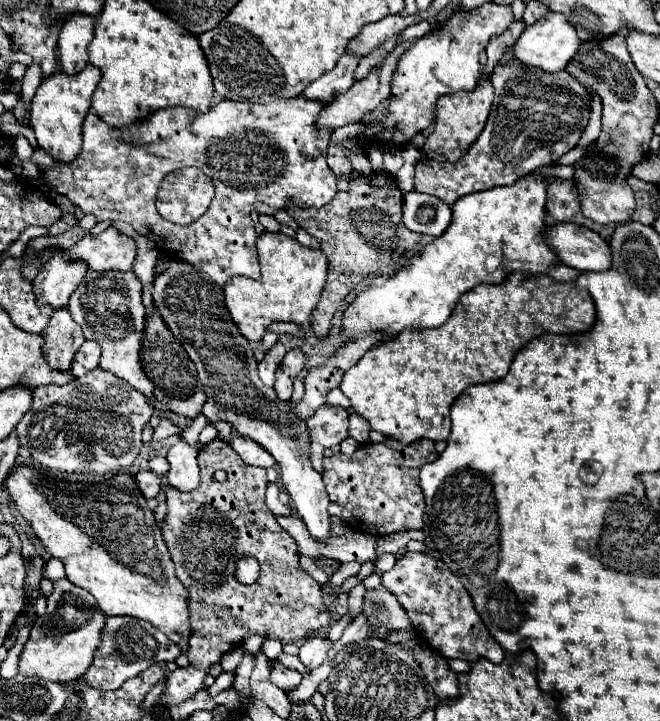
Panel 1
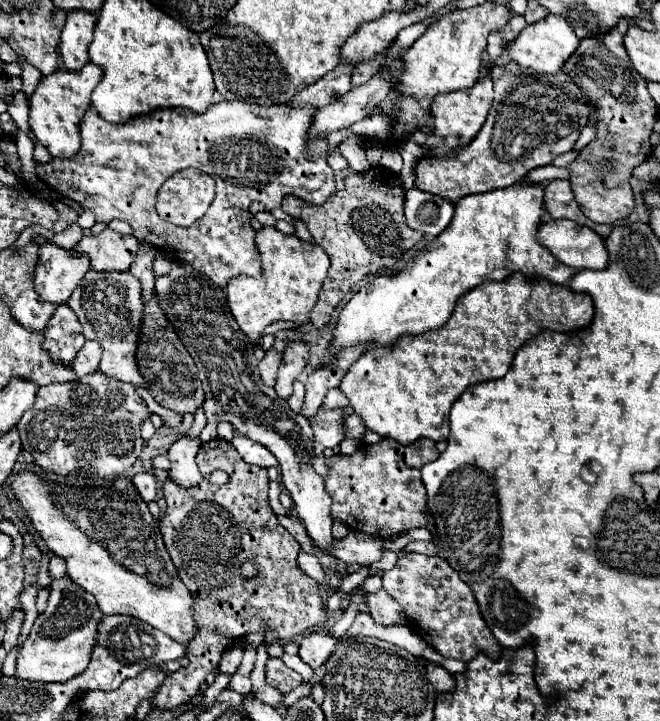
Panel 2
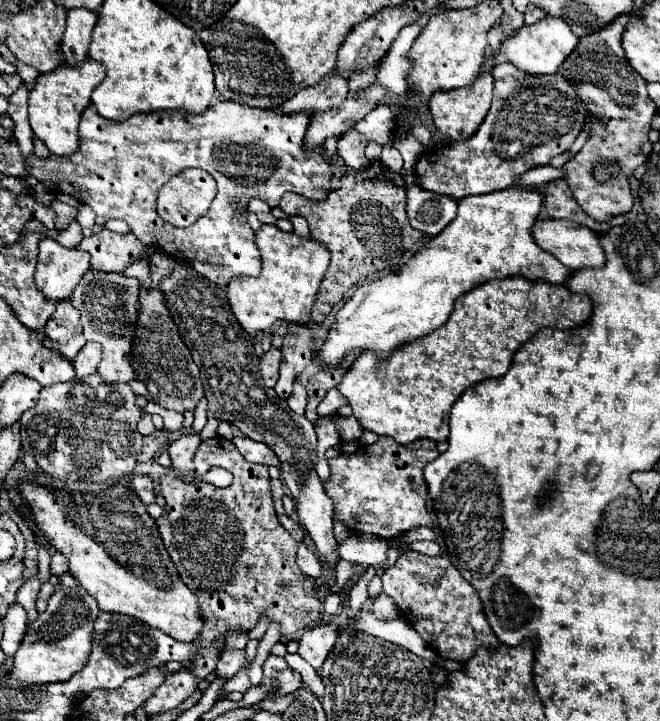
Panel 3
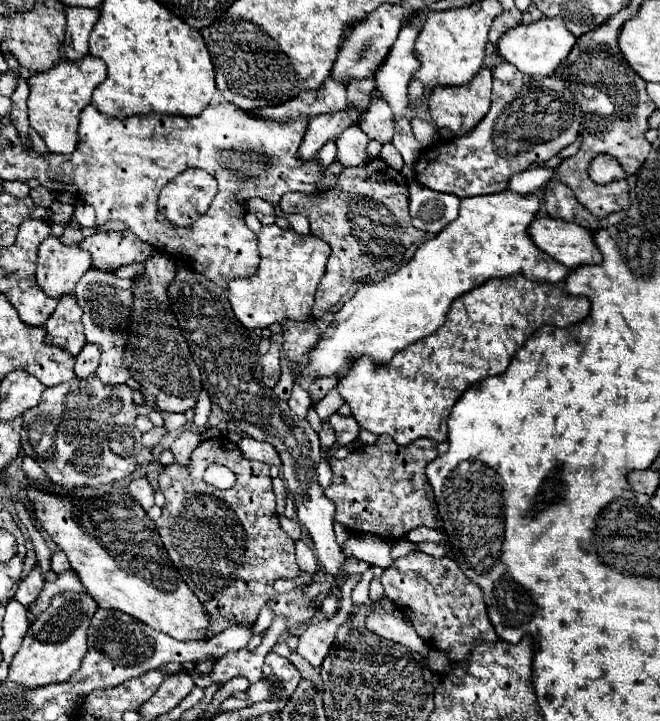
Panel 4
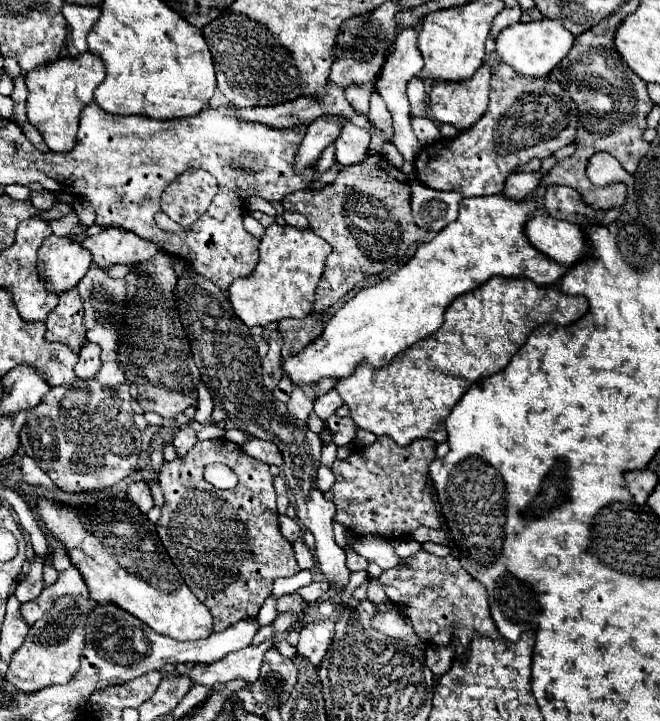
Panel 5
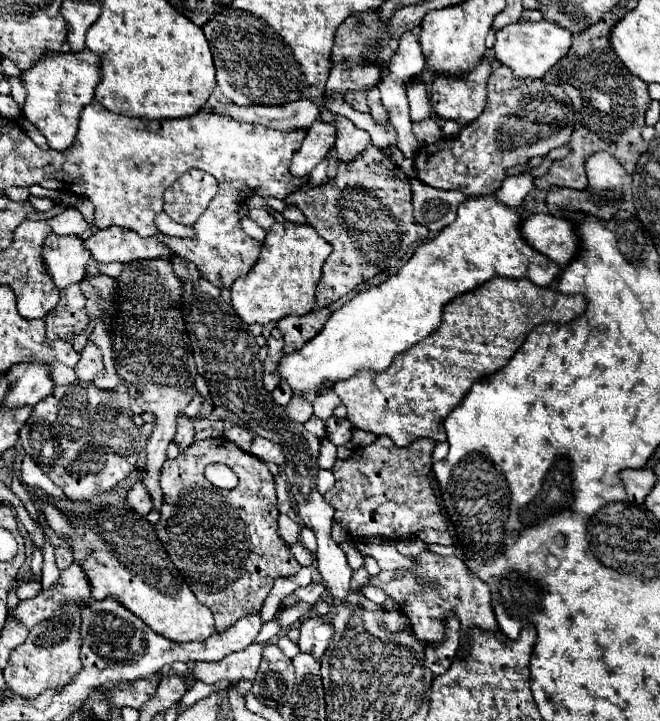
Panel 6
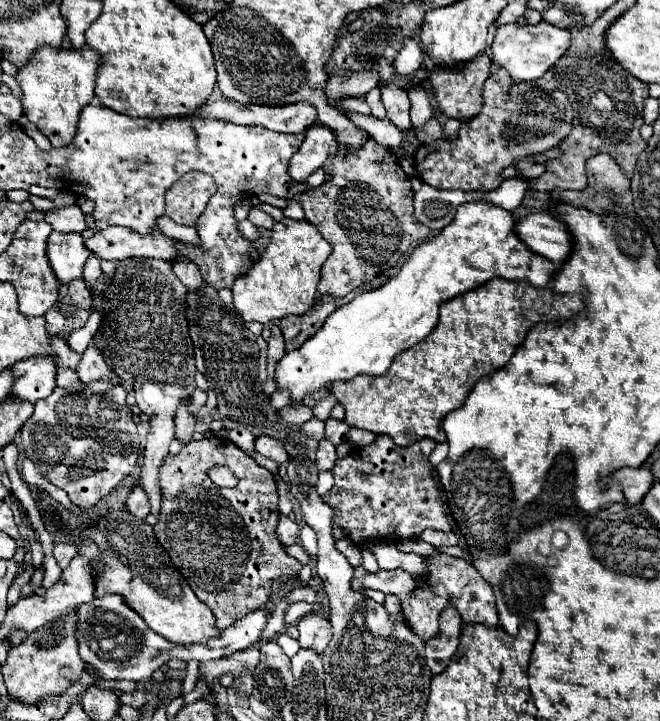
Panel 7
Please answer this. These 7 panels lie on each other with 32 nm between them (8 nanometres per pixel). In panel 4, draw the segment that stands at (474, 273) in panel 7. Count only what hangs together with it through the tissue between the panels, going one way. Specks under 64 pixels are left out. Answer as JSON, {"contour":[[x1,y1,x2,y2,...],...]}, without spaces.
{"contour":[[498,192,460,200,458,218,432,240,424,242,414,258,388,278,362,286,328,324,324,336,308,350,304,364,290,362,294,378,346,376,354,362,370,356,374,364,388,364,394,354,436,332,450,304,488,278,526,276,538,284,556,284,570,272,546,252,538,250,528,236,528,226,540,202,536,196]]}

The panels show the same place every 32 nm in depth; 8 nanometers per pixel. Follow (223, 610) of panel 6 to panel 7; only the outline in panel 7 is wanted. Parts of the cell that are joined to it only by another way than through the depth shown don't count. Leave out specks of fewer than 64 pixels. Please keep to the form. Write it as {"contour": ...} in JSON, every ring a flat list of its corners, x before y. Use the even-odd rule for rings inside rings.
{"contour":[[216,436,198,442,192,440,176,456,166,456,164,464,158,468,158,474,162,488,162,510,154,526,154,534,170,554,174,566,188,580,194,594,204,604,208,604,208,608,212,608,216,616,216,626,220,630,244,618,248,612,260,608,270,596,272,578,280,574,298,574,302,570,302,564,296,558,288,556,284,552,284,546,276,538,276,524,280,510,272,472,258,466,236,444],[212,466,230,468,238,478,238,484,234,488,216,486,208,476,208,470]]}

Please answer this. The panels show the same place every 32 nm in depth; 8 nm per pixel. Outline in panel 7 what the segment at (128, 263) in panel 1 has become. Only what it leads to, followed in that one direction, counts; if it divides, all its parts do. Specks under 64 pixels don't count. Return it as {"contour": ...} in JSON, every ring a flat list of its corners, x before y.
{"contour":[[112,226,108,230,98,230,84,244,102,260,122,260,134,256,176,260,182,256,178,250,178,240,164,236,158,226,154,226,152,232,144,236,140,236,132,228]]}

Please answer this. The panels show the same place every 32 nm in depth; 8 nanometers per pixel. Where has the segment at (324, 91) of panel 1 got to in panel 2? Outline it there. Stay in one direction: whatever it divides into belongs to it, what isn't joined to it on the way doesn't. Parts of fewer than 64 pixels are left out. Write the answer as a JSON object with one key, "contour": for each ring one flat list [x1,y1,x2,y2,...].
{"contour":[[340,62,332,72,328,72,322,80,316,84,310,84,302,92,298,92,292,100,294,106,298,104,310,104,314,108,326,108,328,104,336,104,340,96,345,95,351,89,352,66]]}

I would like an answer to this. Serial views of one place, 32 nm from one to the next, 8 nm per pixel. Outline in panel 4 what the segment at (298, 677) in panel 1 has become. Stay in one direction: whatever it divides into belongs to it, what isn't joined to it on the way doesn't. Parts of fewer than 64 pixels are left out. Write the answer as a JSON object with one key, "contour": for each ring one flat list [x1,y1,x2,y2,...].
{"contour":[[274,650,266,654,262,666,262,678,248,688,250,702,264,700,286,700,300,682,298,668,288,660,278,656]]}

